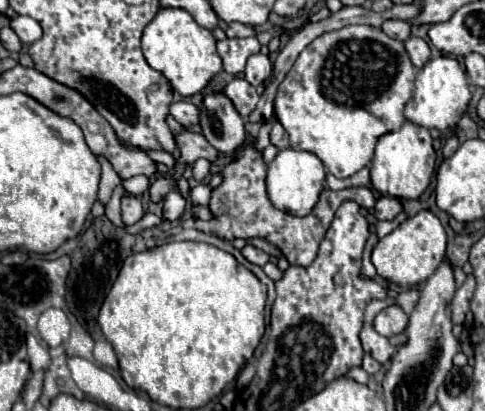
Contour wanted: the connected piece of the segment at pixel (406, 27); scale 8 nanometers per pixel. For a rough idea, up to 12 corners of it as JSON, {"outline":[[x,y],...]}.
{"outline":[[386,20],[382,32],[396,40],[410,38],[410,24]]}

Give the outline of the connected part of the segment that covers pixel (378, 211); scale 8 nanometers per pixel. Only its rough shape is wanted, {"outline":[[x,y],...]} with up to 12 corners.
{"outline":[[378,198],[374,214],[378,220],[392,220],[402,212],[400,200]]}

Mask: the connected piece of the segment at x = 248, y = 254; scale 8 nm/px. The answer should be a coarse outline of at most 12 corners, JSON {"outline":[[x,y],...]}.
{"outline":[[250,246],[242,248],[248,262],[264,266],[270,260],[268,254]]}

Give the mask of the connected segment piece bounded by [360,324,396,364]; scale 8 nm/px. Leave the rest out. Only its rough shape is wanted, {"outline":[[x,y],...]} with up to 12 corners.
{"outline":[[364,324],[360,332],[364,352],[380,364],[396,352],[390,340],[378,336],[374,326]]}

